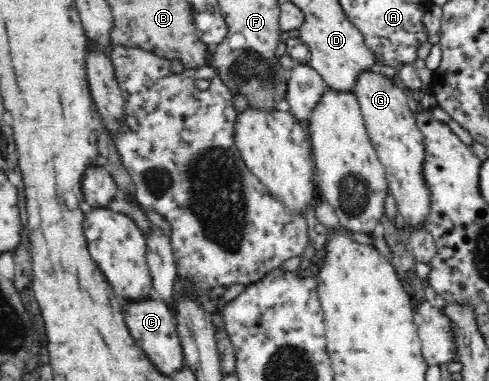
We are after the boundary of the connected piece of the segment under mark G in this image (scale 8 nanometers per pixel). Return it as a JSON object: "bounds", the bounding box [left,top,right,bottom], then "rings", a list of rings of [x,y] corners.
{"bounds":[354,70,431,229],"rings":[[[372,70],[358,77],[354,94],[358,98],[369,138],[384,166],[397,210],[411,229],[421,228],[424,226],[425,216],[429,214],[431,195],[422,176],[425,147],[421,127],[415,119],[417,113],[409,108],[407,94],[397,79],[389,80]]]}

